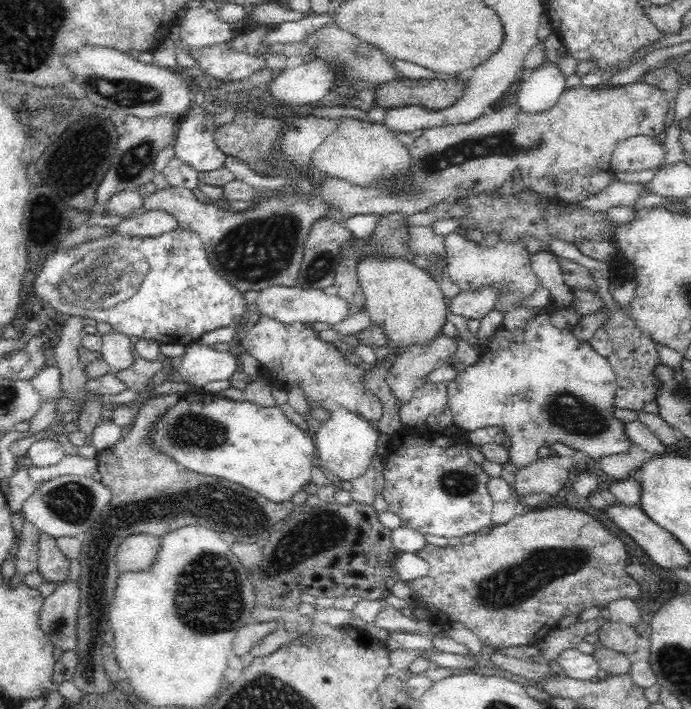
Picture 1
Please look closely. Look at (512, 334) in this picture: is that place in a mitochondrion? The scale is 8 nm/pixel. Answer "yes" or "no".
no

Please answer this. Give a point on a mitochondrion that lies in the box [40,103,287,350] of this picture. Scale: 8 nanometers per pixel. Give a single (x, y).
(108, 280)

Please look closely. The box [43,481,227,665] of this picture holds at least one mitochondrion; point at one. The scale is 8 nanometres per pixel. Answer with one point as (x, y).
(58, 624)

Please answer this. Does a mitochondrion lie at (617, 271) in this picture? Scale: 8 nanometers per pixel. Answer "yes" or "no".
no

